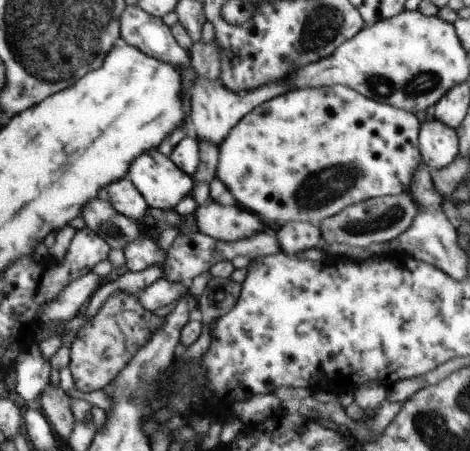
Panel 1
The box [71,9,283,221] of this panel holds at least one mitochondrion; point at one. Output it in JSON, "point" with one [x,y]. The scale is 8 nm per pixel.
{"point":[131,77]}

